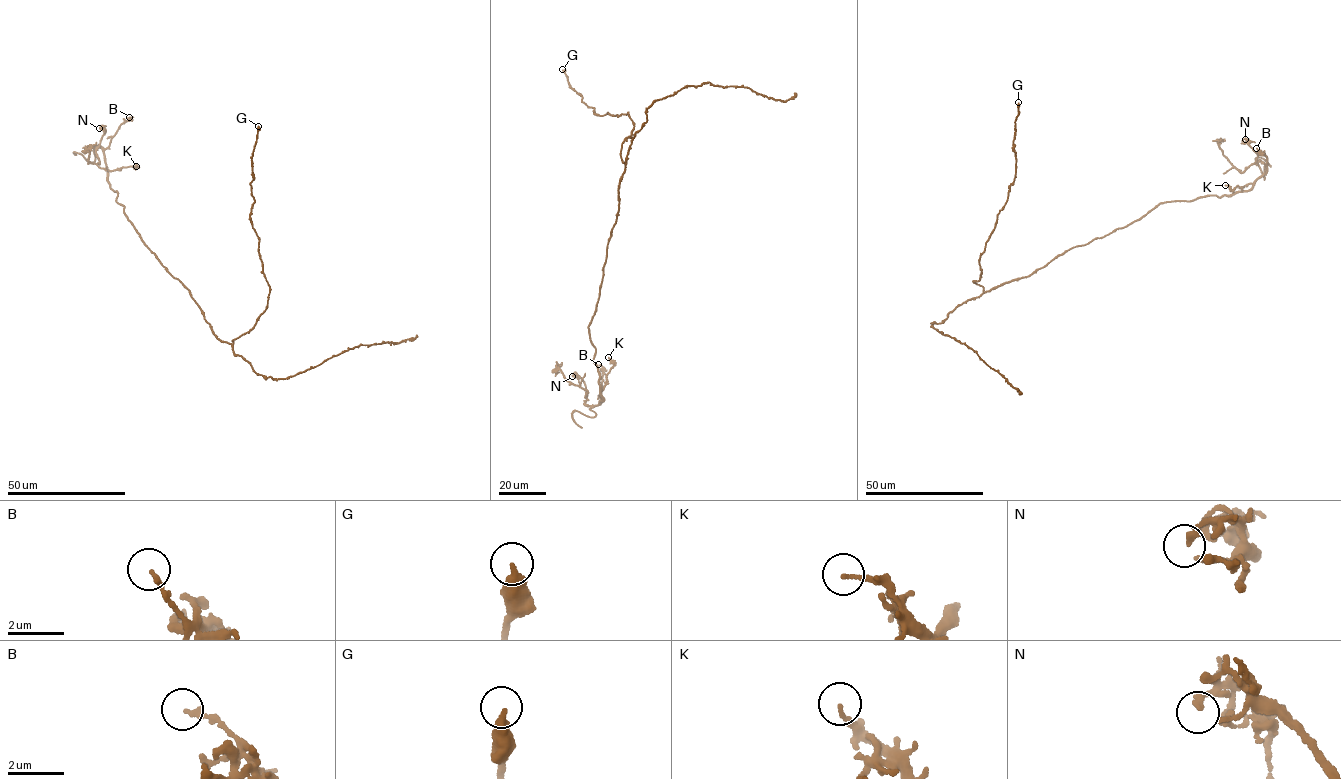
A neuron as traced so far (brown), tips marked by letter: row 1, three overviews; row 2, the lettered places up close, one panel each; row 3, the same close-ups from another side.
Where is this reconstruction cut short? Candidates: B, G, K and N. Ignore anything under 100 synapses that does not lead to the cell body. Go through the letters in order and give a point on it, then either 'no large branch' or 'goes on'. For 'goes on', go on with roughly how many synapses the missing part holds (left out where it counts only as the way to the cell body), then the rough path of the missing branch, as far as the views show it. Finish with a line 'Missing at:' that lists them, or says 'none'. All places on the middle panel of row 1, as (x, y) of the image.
B: place (598, 364); no large branch
G: place (562, 69); no large branch
K: place (608, 357); no large branch
N: place (572, 376); no large branch
Missing at: none

